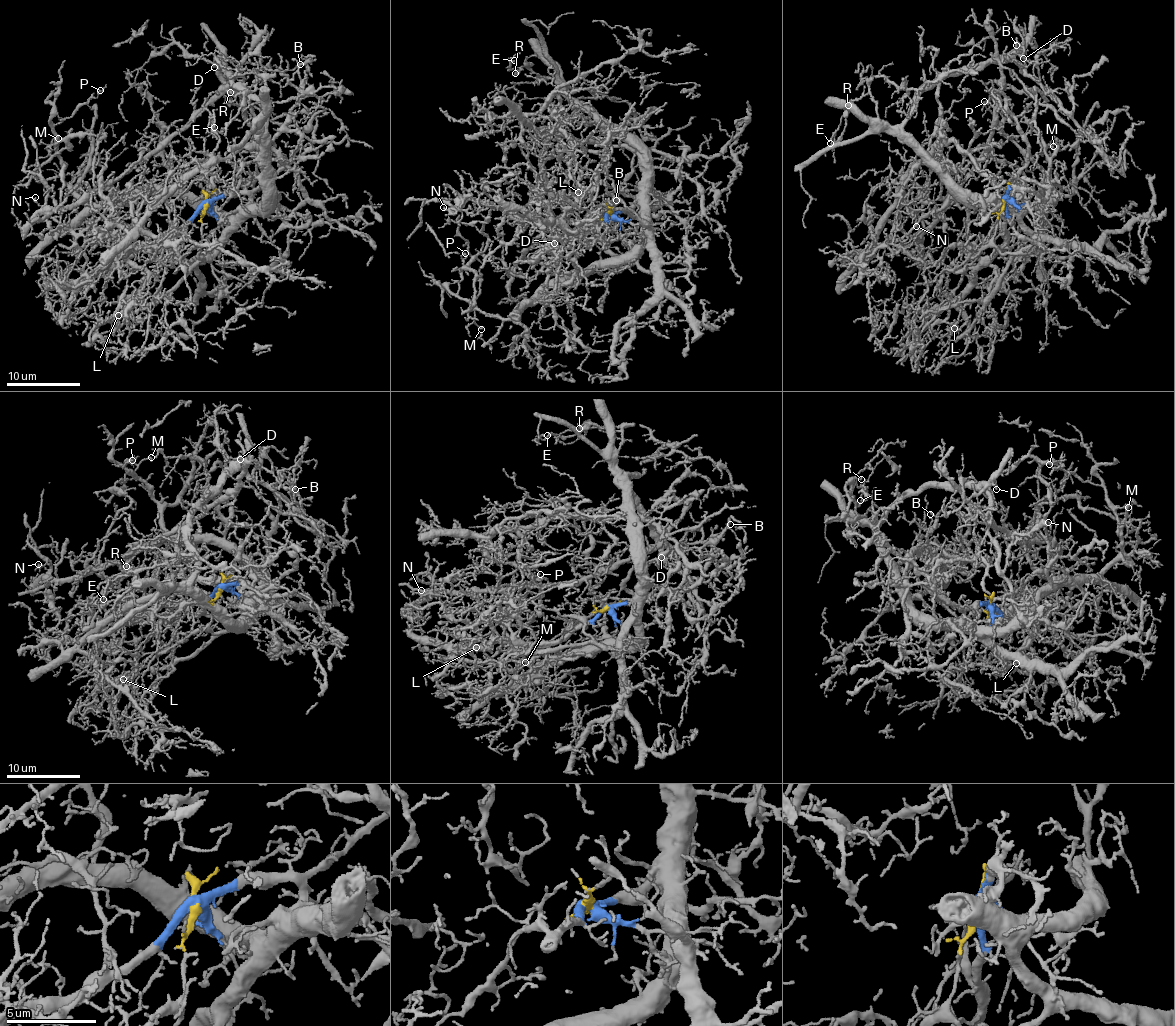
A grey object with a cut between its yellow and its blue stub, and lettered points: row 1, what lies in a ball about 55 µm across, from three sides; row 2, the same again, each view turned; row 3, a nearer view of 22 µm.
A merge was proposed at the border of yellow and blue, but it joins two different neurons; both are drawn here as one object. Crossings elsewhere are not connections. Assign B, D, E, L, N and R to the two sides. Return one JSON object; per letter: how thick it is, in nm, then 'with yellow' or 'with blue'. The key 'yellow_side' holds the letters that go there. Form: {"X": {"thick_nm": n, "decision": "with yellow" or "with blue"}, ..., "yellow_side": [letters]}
{"B": {"thick_nm": 130, "decision": "with yellow"}, "D": {"thick_nm": 130, "decision": "with yellow"}, "E": {"thick_nm": 130, "decision": "with yellow"}, "L": {"thick_nm": 110, "decision": "with blue"}, "N": {"thick_nm": 160, "decision": "with blue"}, "R": {"thick_nm": 100, "decision": "with yellow"}, "yellow_side": ["B", "D", "E", "R"]}

